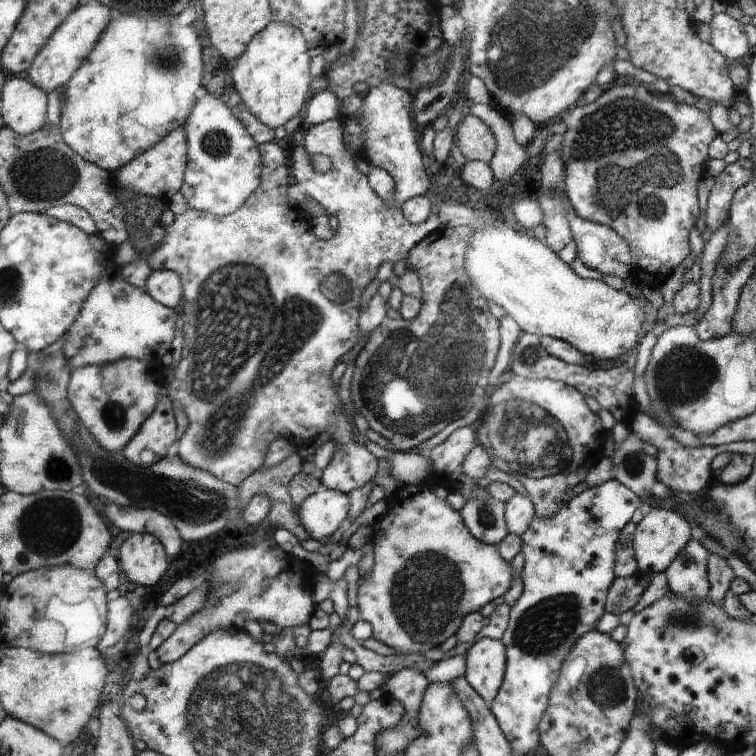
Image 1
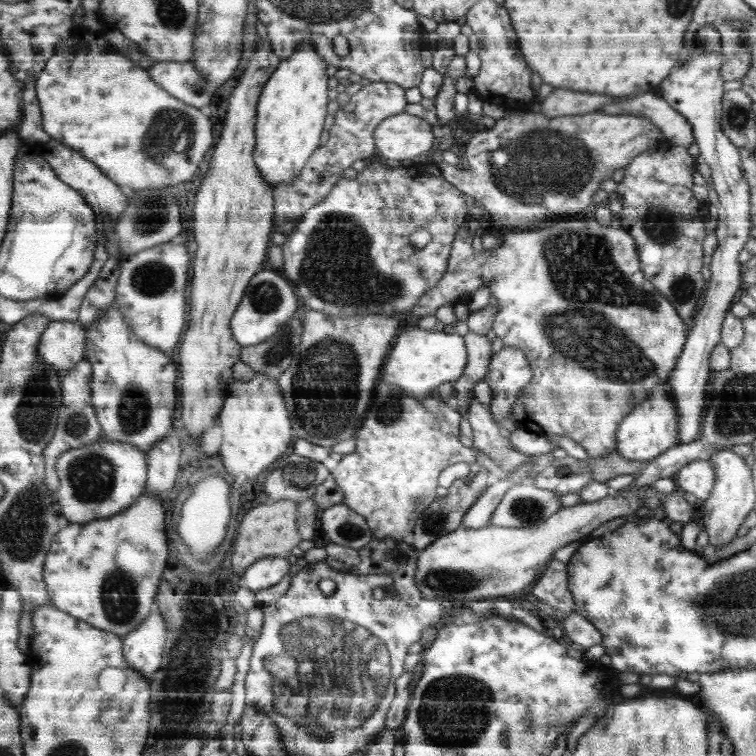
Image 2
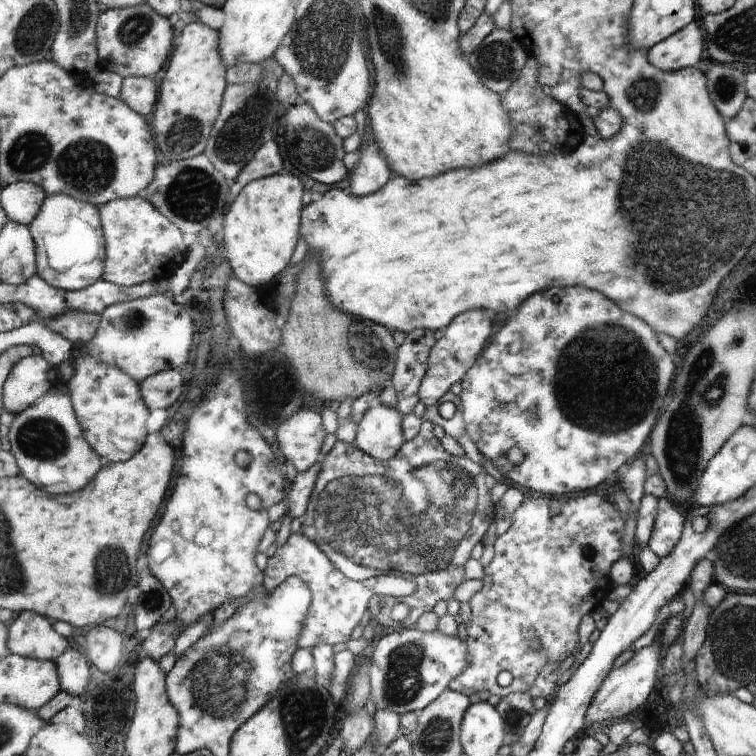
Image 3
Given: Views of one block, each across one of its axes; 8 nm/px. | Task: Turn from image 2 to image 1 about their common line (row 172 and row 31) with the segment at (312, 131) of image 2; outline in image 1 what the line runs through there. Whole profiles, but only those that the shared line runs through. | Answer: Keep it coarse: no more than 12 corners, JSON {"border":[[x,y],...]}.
{"border":[[266,26],[234,62],[234,87],[276,129],[310,90],[305,35]]}

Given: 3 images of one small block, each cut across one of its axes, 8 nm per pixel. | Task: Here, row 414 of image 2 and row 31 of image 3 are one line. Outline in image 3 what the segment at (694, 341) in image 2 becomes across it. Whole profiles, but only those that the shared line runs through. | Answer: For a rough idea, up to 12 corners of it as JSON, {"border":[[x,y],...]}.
{"border":[[691,22],[648,50],[666,72],[696,67],[701,25]]}

